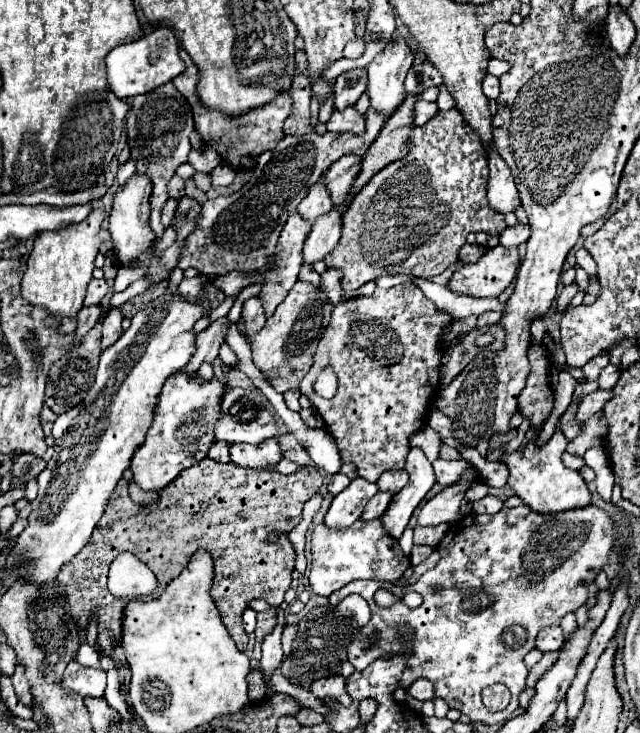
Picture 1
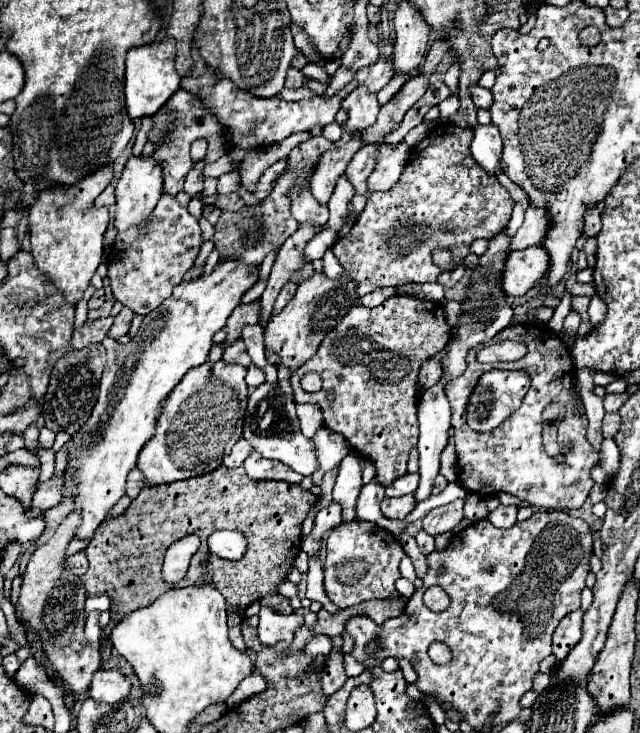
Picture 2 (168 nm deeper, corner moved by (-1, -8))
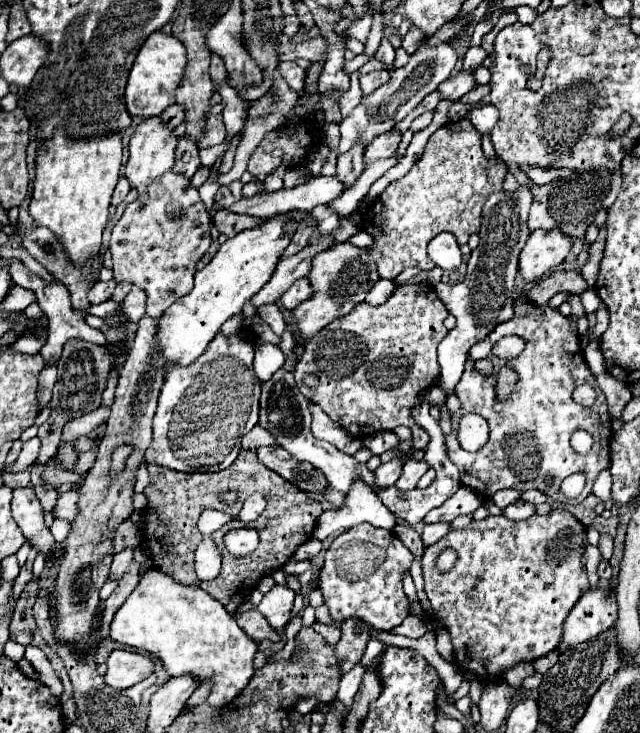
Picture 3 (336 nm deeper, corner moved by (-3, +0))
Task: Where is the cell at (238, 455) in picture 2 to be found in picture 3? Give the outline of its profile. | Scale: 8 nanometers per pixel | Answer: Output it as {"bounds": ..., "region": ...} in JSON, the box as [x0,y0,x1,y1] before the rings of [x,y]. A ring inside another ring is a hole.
{"bounds":[242,426,276,448],"region":[[[254,426],[250,430],[248,436],[244,436],[244,442],[242,442],[242,448],[260,448],[260,446],[274,446],[276,440],[274,436],[262,428],[262,426]]]}

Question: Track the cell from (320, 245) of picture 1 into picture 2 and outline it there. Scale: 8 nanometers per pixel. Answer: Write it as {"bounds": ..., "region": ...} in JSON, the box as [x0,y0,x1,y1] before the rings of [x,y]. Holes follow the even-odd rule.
{"bounds":[326,176,354,234],"region":[[[346,176],[338,178],[334,194],[332,194],[330,202],[328,202],[330,218],[328,218],[326,228],[330,228],[336,234],[340,234],[340,230],[344,228],[346,218],[348,218],[348,204],[350,204],[352,196],[354,196],[354,188],[350,188],[350,182],[346,182]]]}

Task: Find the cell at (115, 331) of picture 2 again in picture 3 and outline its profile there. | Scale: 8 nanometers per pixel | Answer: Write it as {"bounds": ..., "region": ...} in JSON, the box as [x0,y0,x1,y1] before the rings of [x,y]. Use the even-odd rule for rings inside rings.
{"bounds":[124,286,146,322],"region":[[[132,286],[132,290],[128,292],[128,296],[124,298],[124,314],[130,322],[138,322],[144,312],[146,312],[146,292],[140,290],[138,286]]]}

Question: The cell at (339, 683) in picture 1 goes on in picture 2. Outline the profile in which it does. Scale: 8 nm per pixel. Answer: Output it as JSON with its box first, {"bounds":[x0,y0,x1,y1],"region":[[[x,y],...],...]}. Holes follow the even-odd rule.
{"bounds":[320,652,348,696],"region":[[[330,652],[330,662],[326,662],[326,666],[320,674],[320,684],[322,684],[324,696],[332,696],[334,692],[338,692],[342,688],[342,684],[346,682],[346,678],[348,676],[342,666],[342,654]]]}

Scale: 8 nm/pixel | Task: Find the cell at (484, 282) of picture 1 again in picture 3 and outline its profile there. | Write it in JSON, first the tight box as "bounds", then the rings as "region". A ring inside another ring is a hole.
{"bounds":[518,228,572,282],"region":[[[560,228],[536,230],[530,234],[520,254],[518,268],[526,282],[540,280],[546,272],[560,266],[570,250],[572,250],[572,240]]]}

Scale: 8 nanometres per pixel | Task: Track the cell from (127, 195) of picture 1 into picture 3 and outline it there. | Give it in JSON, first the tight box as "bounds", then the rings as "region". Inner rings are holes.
{"bounds":[124,116,178,194],"region":[[[160,116],[146,118],[144,122],[140,122],[136,126],[136,130],[134,130],[132,138],[130,138],[130,158],[128,158],[124,176],[128,178],[130,186],[138,190],[138,194],[142,194],[148,184],[152,184],[156,178],[160,178],[160,174],[172,170],[176,144],[178,144],[178,136],[174,134],[174,128],[164,126]]]}

